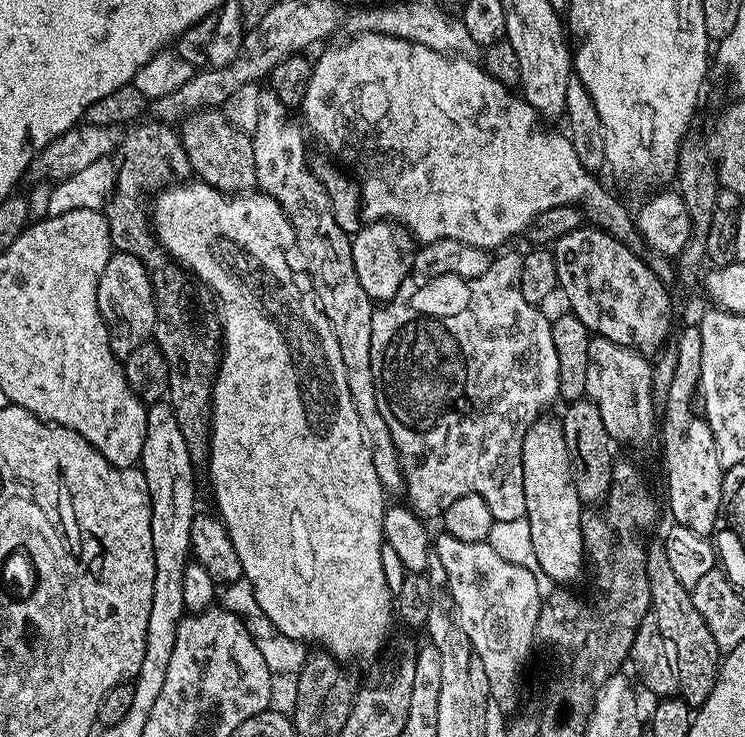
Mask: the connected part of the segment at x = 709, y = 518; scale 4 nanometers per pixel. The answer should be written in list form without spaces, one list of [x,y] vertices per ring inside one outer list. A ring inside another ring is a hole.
[[[684,344],[676,352],[676,369],[668,384],[668,397],[662,400],[662,440],[664,436],[664,476],[668,479],[668,508],[677,525],[694,530],[694,534],[711,537],[720,516],[720,503],[725,503],[724,476],[726,469],[720,465],[716,453],[716,439],[712,425],[703,415],[692,409],[692,399],[697,399],[700,382],[700,345]]]

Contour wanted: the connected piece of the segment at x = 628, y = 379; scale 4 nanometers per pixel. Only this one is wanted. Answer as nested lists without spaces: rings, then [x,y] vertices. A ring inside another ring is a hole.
[[[614,344],[610,348],[590,348],[590,362],[586,366],[587,399],[596,402],[610,438],[632,448],[644,448],[658,436],[658,404],[652,401],[652,368],[648,364],[649,357],[641,355],[636,348]]]

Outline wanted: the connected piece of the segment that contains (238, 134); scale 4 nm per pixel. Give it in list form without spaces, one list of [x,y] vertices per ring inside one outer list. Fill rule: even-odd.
[[[205,110],[187,115],[178,131],[188,155],[188,167],[200,175],[197,177],[203,183],[229,194],[243,194],[256,188],[252,137],[233,126],[223,111]]]

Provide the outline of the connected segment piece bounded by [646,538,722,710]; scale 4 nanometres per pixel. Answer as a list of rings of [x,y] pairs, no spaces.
[[[663,539],[647,545],[646,574],[649,575],[651,611],[658,622],[658,630],[662,630],[662,638],[666,638],[668,649],[676,663],[679,695],[693,710],[698,710],[712,694],[716,679],[720,673],[722,649],[714,642],[714,634],[710,634],[710,626],[694,610],[694,602],[689,588],[678,582],[678,577],[670,567],[670,558],[666,558]]]

